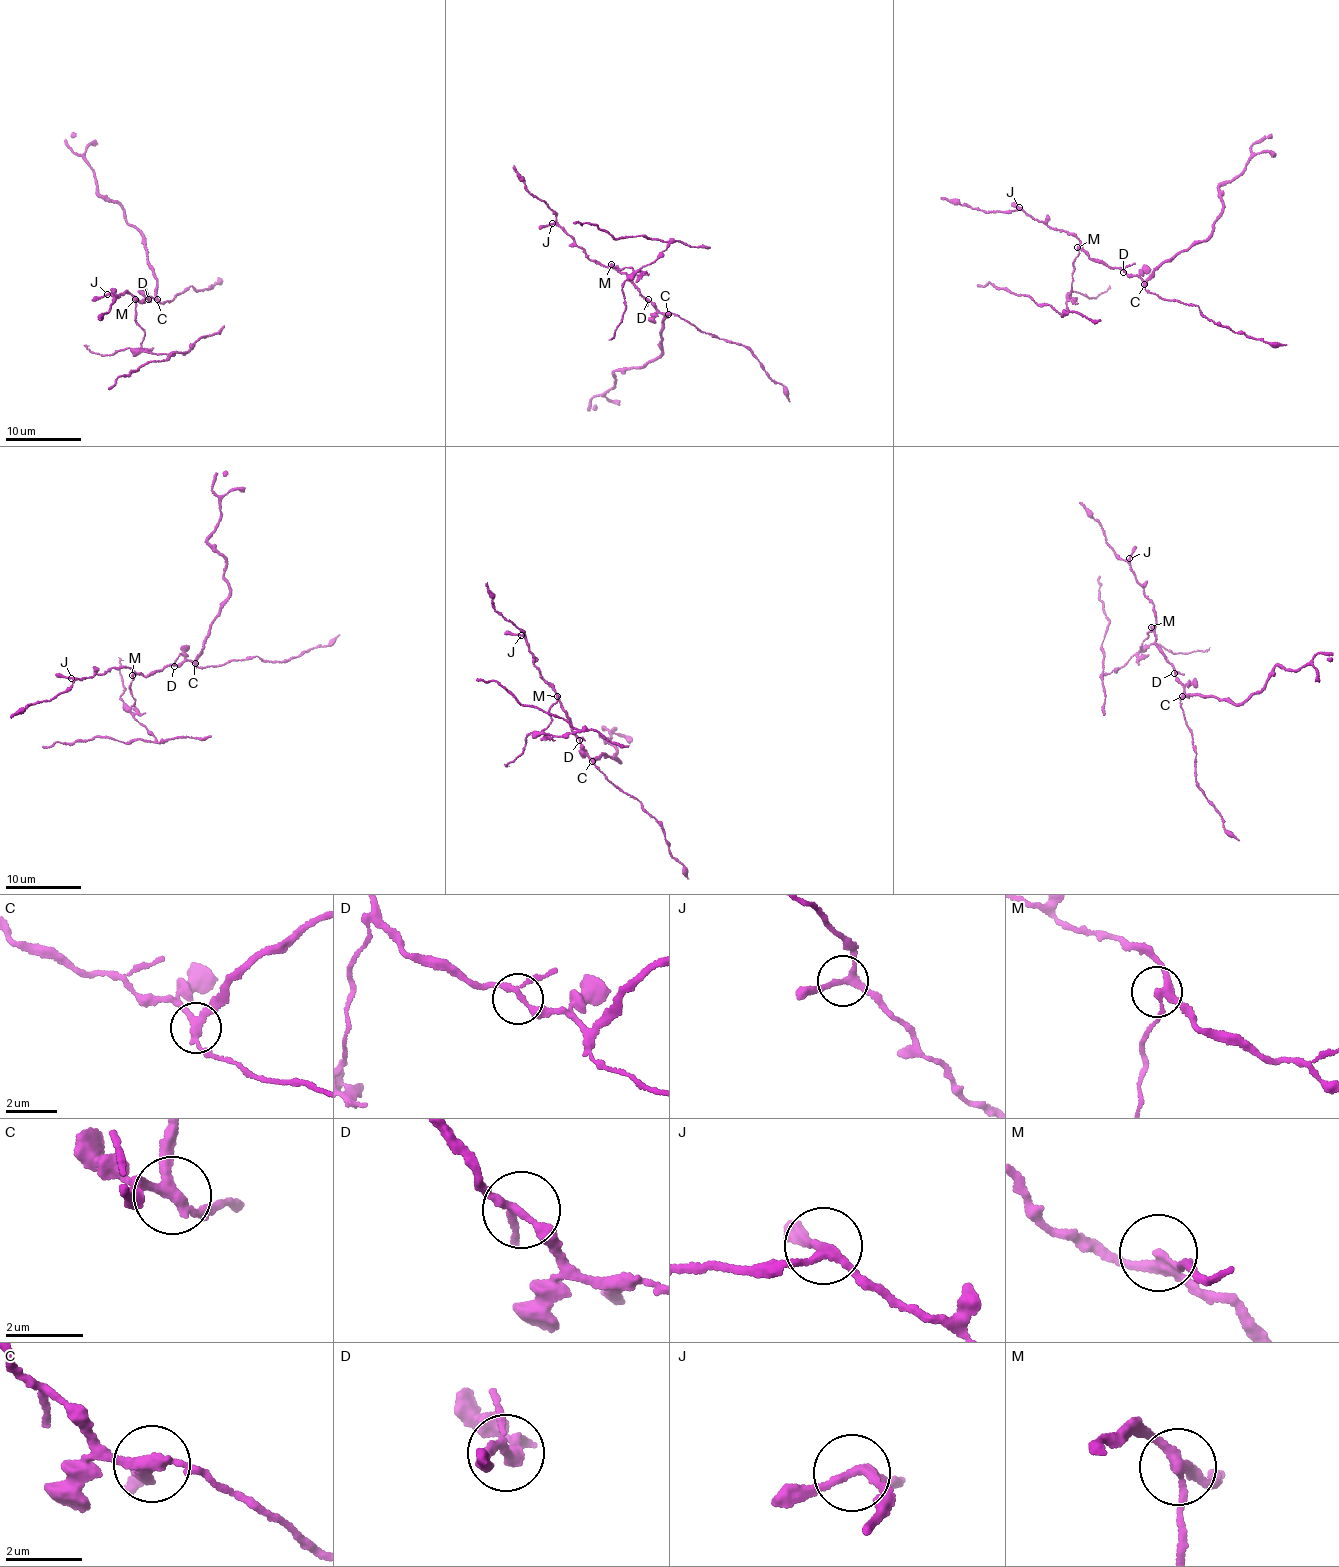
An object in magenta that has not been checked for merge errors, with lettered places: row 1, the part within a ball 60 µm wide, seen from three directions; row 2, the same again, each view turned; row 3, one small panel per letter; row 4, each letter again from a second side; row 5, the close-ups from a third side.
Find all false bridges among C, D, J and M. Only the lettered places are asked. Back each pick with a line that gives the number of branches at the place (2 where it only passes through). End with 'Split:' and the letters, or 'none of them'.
C: Branches: 3
M: Branches: 3
Split: C, M

